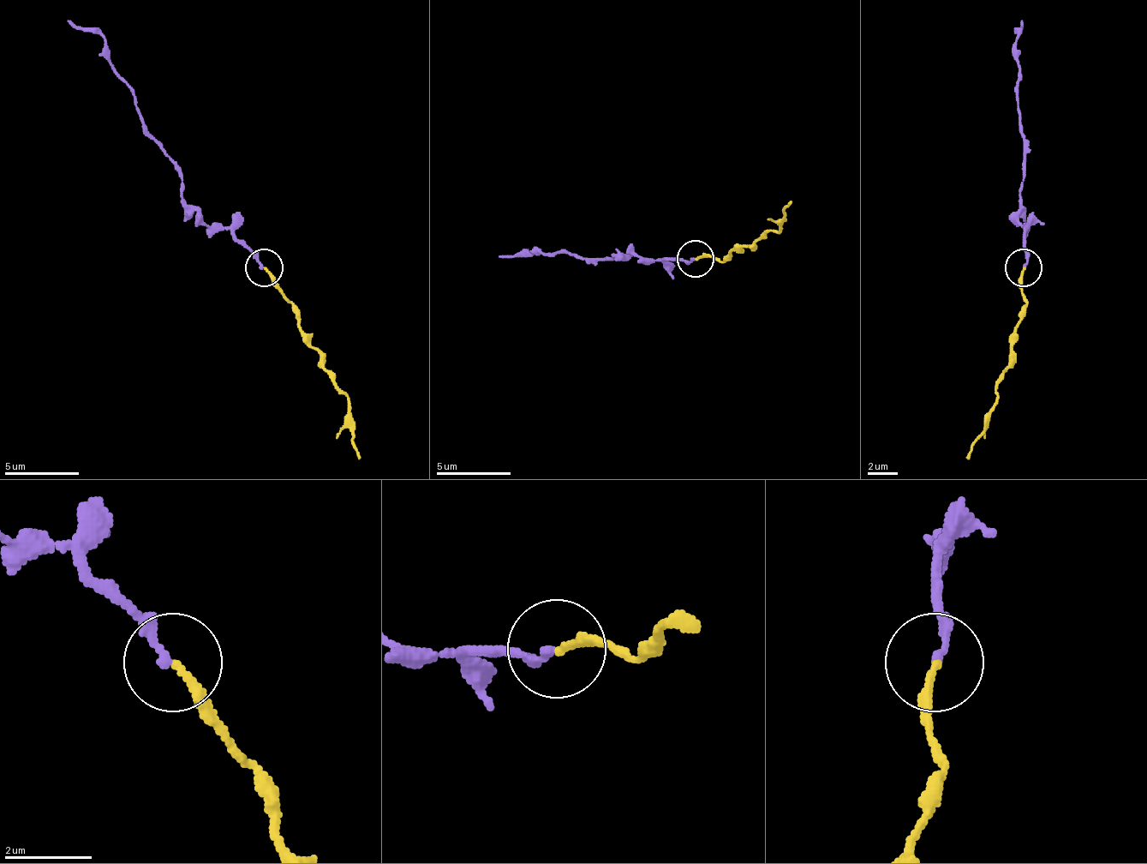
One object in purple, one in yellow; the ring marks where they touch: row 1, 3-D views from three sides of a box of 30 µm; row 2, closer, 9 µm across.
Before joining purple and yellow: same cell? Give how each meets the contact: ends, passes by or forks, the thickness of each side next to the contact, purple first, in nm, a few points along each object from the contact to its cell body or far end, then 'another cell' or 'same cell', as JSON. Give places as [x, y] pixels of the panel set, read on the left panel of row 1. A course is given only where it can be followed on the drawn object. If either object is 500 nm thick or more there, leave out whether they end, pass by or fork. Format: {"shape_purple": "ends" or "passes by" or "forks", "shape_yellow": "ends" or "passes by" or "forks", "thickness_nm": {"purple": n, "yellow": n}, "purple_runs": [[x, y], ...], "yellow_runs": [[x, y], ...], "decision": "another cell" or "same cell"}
{"shape_purple": "ends", "shape_yellow": "ends", "thickness_nm": {"purple": 190, "yellow": 190}, "purple_runs": [[263, 266], [226, 230], [211, 230], [182, 196], [177, 162], [147, 128], [107, 44], [66, 21]], "yellow_runs": [[263, 266], [293, 308], [330, 381], [344, 397], [360, 460]], "decision": "same cell"}

